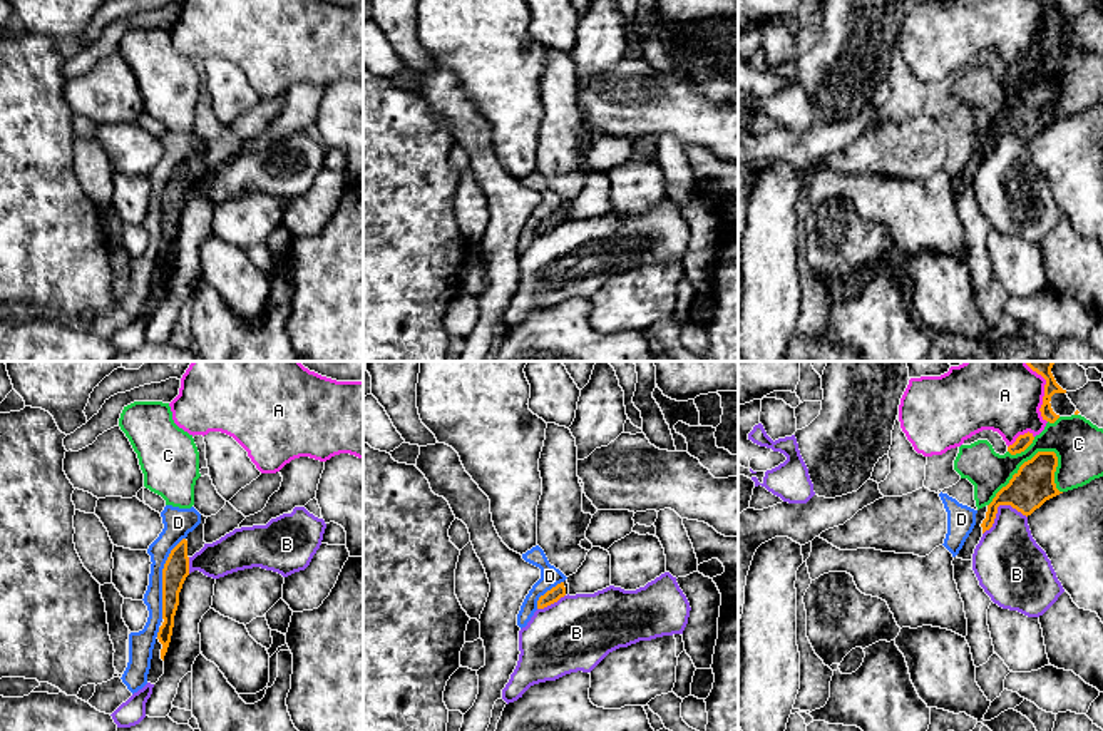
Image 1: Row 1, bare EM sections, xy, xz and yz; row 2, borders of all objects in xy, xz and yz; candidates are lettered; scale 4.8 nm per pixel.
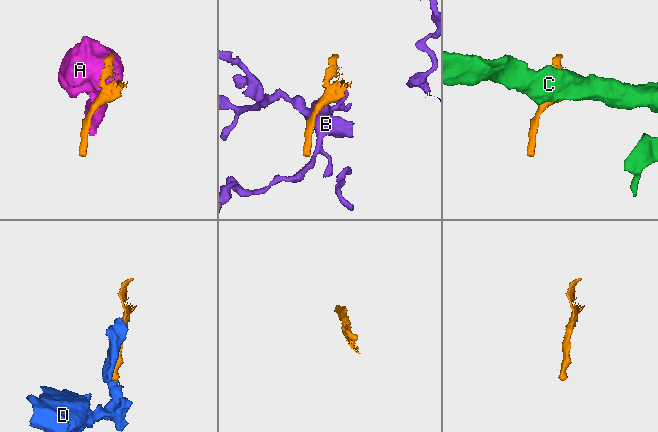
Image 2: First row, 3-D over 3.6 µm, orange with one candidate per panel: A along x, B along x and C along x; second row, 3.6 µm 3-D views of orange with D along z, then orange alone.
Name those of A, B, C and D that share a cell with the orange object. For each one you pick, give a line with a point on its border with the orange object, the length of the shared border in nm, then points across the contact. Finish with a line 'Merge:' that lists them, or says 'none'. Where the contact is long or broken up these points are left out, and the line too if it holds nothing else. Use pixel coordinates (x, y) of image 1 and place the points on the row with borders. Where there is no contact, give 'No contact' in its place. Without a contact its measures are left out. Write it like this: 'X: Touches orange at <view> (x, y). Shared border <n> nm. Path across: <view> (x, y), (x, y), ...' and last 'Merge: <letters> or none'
D: Touches orange at xy (163, 577). Shared border 400 nm
Merge: D

